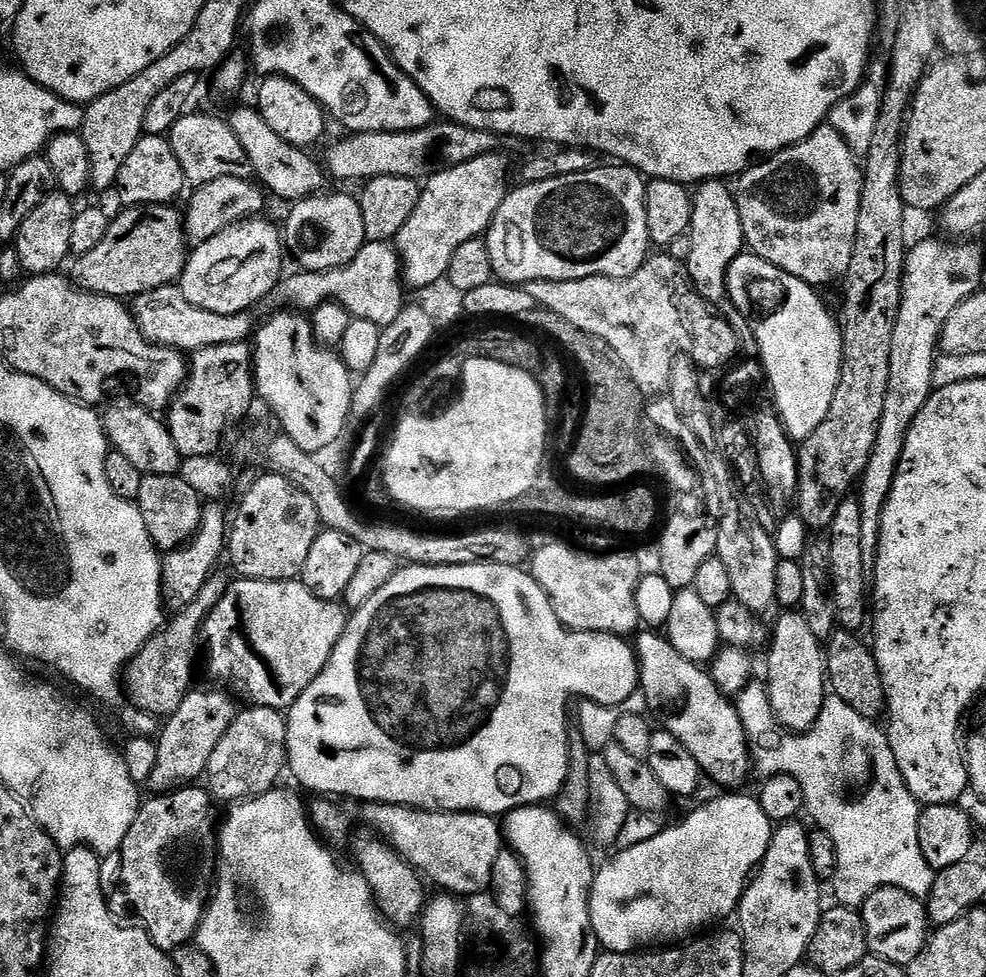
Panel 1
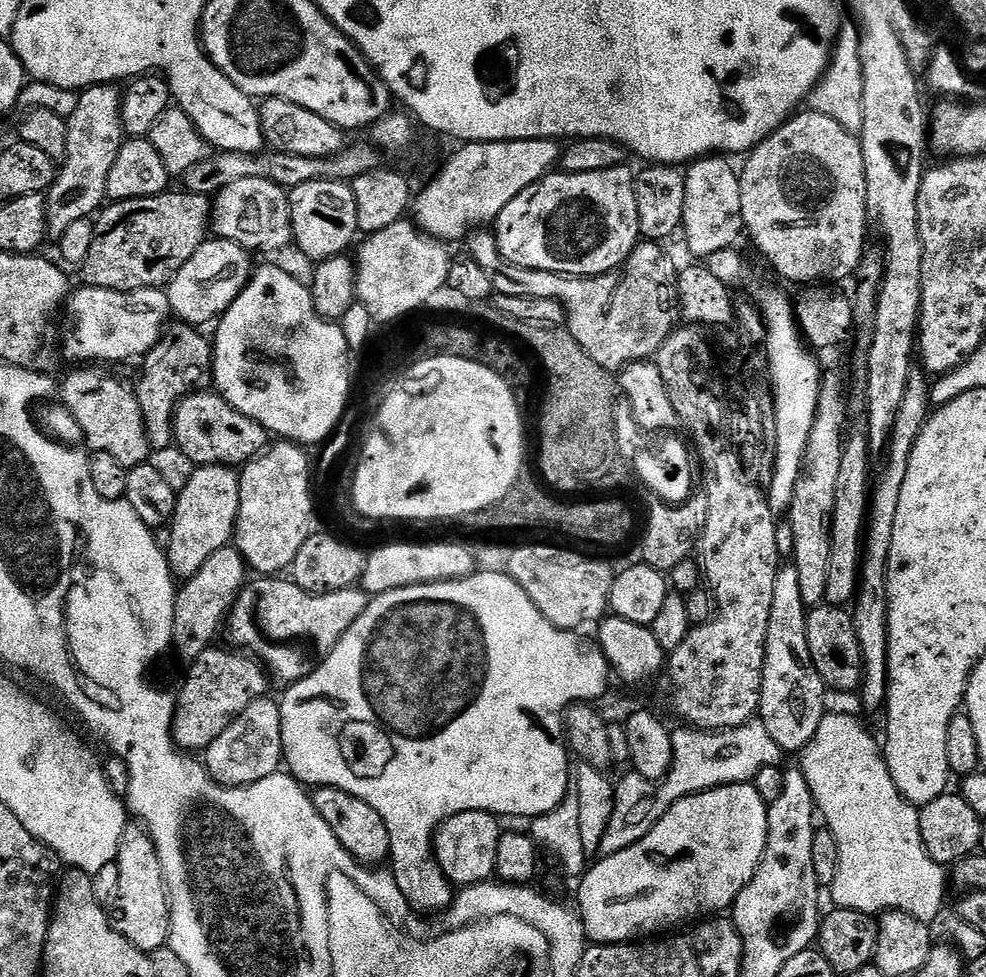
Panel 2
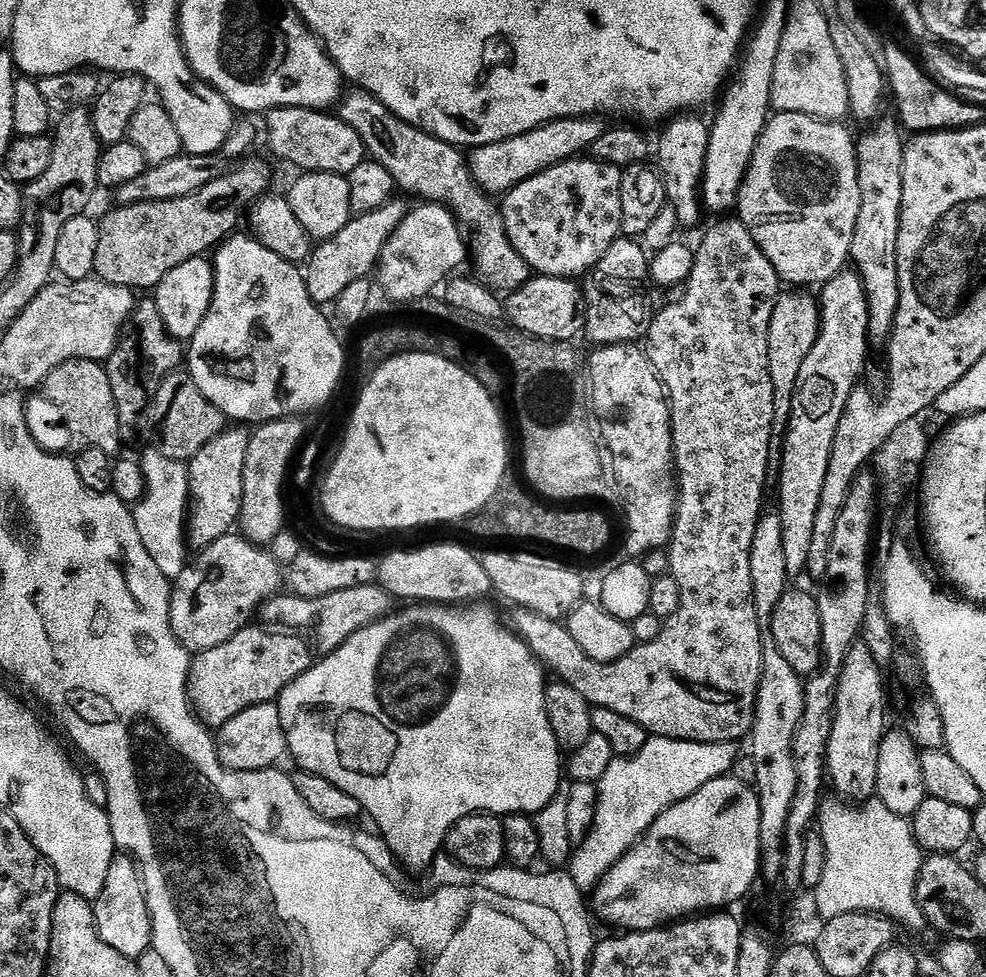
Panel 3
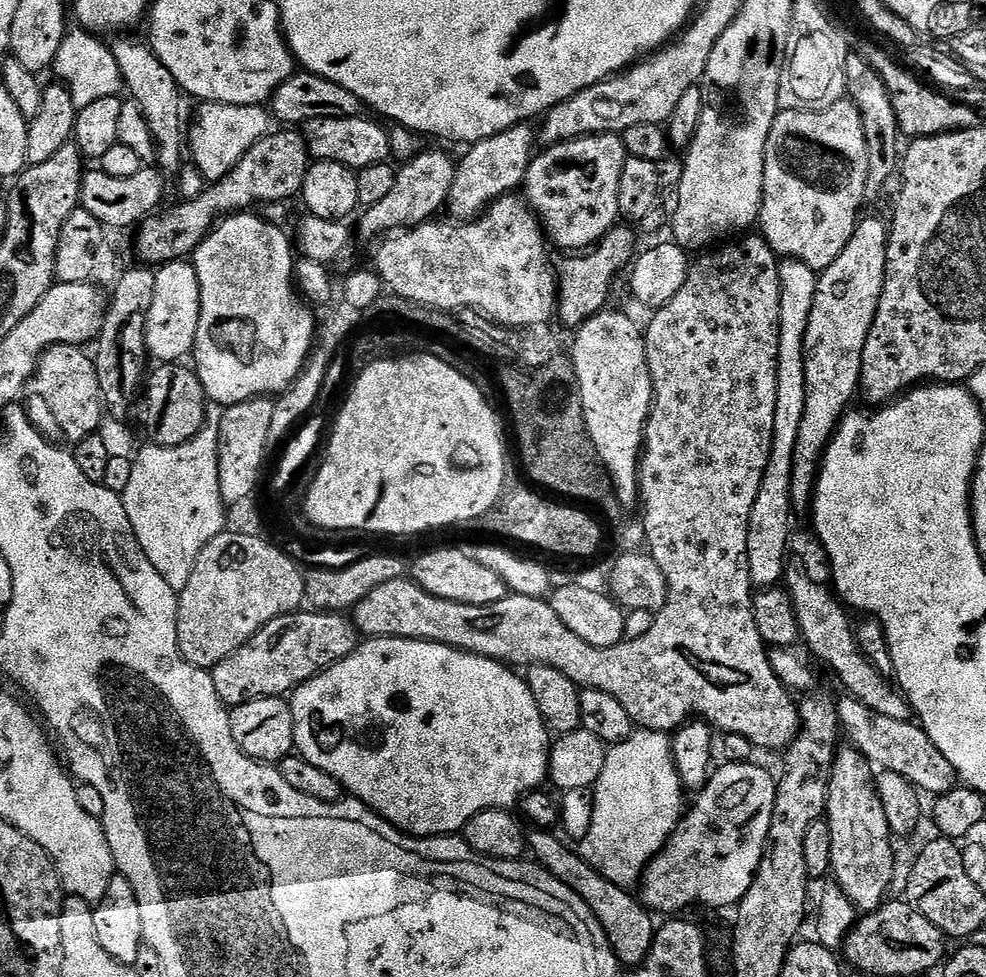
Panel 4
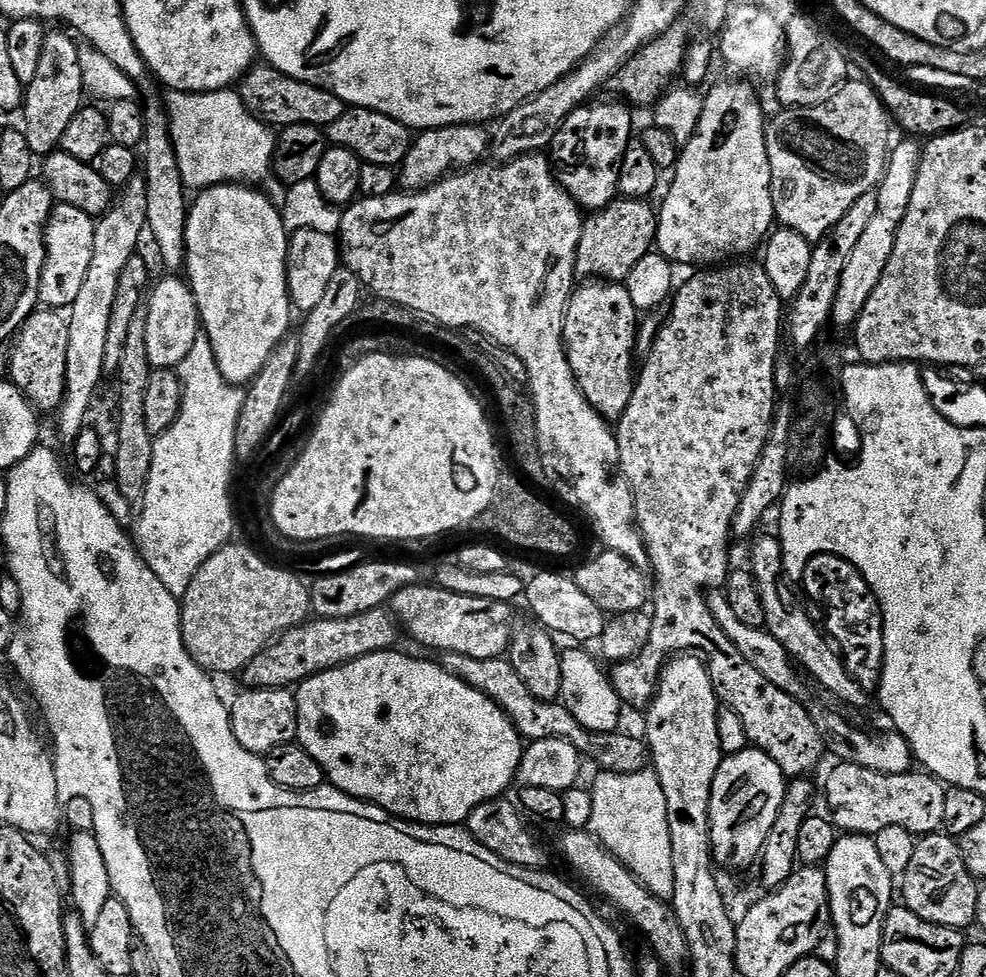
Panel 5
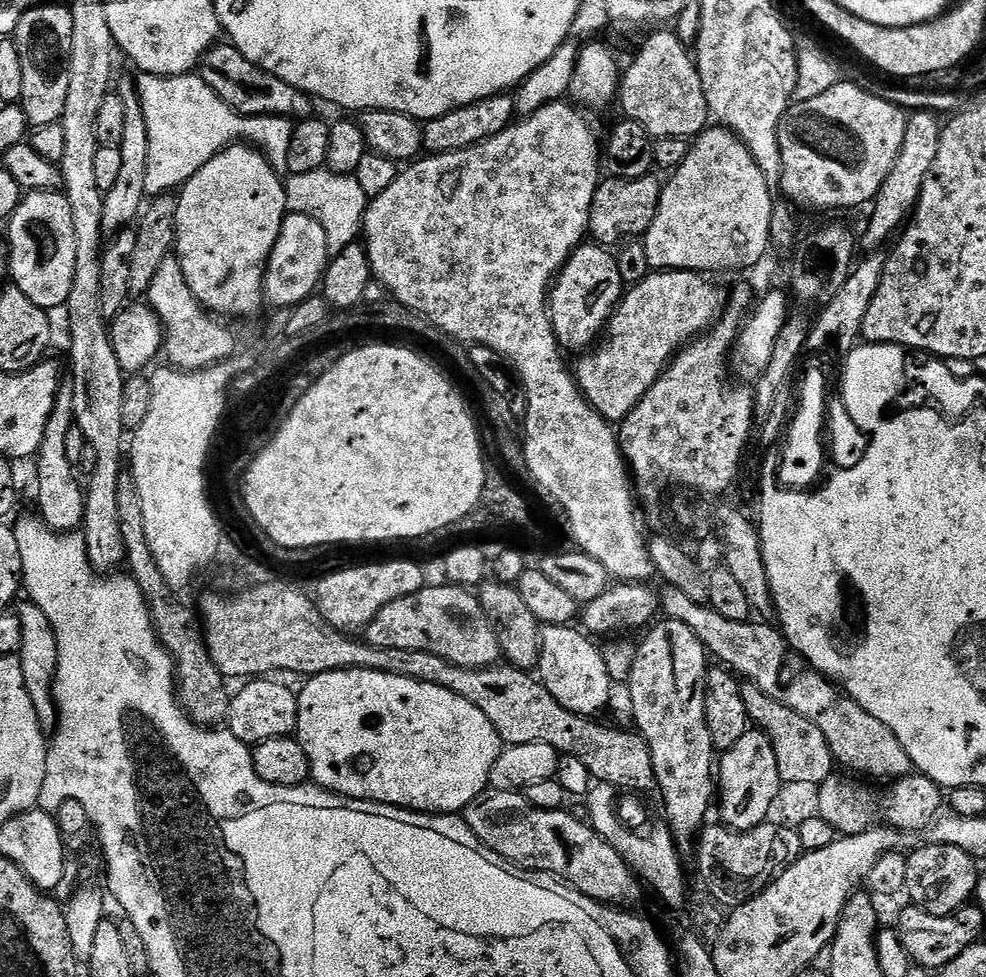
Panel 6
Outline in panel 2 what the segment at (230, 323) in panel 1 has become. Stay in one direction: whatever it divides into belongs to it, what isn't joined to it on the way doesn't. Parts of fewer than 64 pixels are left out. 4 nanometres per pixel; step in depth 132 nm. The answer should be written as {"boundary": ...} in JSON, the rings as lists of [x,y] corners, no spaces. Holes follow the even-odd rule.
{"boundary":[[[83,286],[71,293],[70,299],[66,304],[66,313],[72,319],[72,352],[80,360],[109,360],[112,364],[120,364],[123,360],[136,360],[139,361],[145,357],[152,348],[160,343],[166,329],[169,327],[170,321],[168,316],[173,315],[172,307],[168,301],[168,294],[164,288],[139,288],[133,292],[115,292],[114,290],[106,290],[105,288],[93,288],[91,286]]]}

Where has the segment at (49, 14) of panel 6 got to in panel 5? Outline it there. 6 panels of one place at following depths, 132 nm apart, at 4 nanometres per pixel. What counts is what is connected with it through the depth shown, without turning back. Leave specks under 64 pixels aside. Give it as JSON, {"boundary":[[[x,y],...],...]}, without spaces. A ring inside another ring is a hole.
{"boundary":[[[49,31],[45,35],[41,44],[41,57],[38,58],[38,70],[27,84],[24,94],[22,133],[36,158],[45,158],[59,149],[62,134],[66,134],[66,126],[70,126],[74,114],[78,114],[86,100],[78,44],[67,31],[64,32]]]}

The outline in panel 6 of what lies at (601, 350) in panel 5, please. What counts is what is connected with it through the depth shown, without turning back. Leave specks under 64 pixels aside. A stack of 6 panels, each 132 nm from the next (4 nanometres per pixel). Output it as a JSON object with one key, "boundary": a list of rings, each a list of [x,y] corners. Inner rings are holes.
{"boundary":[[[595,242],[581,244],[564,263],[564,269],[549,291],[548,311],[552,318],[552,329],[561,349],[569,353],[580,354],[591,349],[601,339],[612,313],[624,299],[626,285],[619,274],[619,262],[613,253],[608,252],[611,251],[607,247]]]}

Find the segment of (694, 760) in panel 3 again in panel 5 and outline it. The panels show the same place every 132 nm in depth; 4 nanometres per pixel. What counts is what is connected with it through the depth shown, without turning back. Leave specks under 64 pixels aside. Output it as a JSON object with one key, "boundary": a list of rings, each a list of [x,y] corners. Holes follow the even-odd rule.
{"boundary":[[[645,766],[641,772],[618,774],[617,772],[601,771],[599,775],[600,777],[598,777],[593,784],[590,784],[592,801],[594,802],[594,811],[590,814],[590,831],[592,835],[599,840],[602,847],[605,848],[611,856],[616,856],[623,862],[657,898],[671,901],[672,895],[674,894],[674,862],[670,858],[670,822],[666,822],[666,794],[662,794],[662,786],[658,782],[658,774],[651,767]]]}

